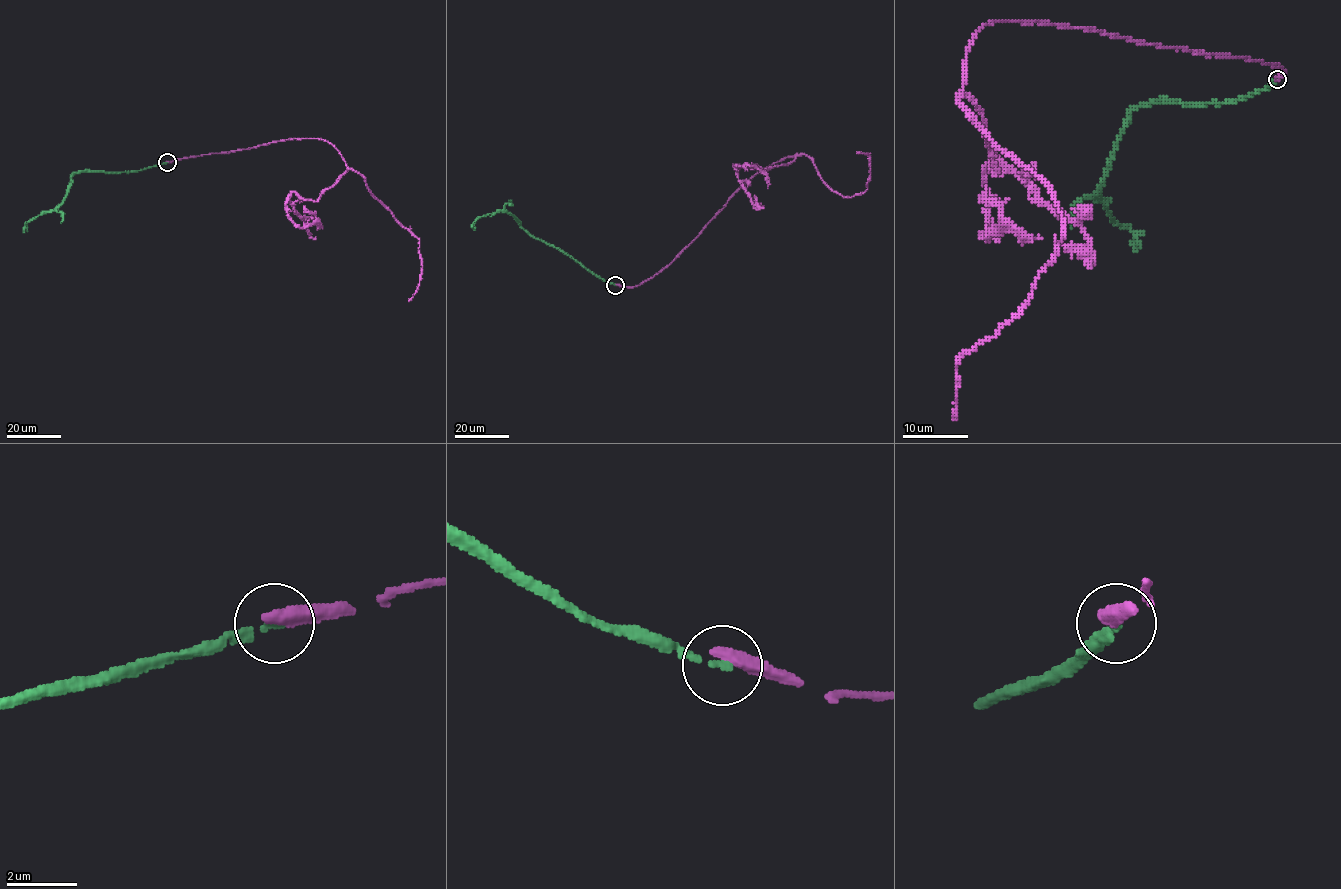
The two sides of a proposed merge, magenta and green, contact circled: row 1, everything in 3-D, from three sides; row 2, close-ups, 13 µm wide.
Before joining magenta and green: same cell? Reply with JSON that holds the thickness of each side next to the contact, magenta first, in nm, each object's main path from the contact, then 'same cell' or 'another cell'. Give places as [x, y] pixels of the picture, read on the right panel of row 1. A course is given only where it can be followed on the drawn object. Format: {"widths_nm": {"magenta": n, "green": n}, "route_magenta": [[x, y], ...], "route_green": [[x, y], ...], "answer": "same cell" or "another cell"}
{"widths_nm": {"magenta": 440, "green": 140}, "route_magenta": [[1276, 79], [1090, 28], [980, 28], [960, 104], [1047, 186], [1064, 236], [1031, 298], [960, 356], [955, 420]], "route_green": [[1278, 79], [1235, 102], [1189, 106], [1149, 101], [1130, 115], [1098, 191], [1112, 217], [1133, 232], [1136, 252]], "answer": "another cell"}

